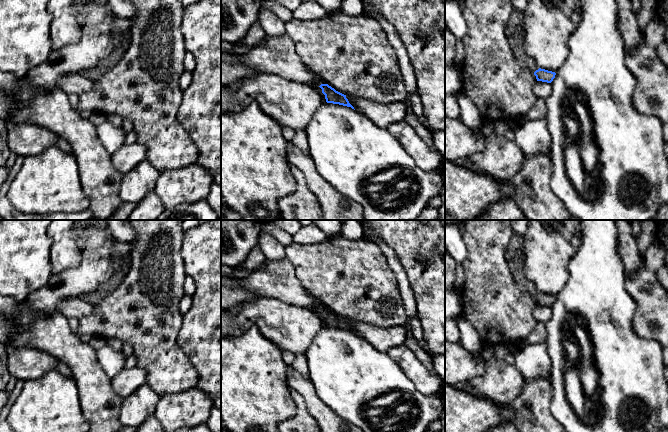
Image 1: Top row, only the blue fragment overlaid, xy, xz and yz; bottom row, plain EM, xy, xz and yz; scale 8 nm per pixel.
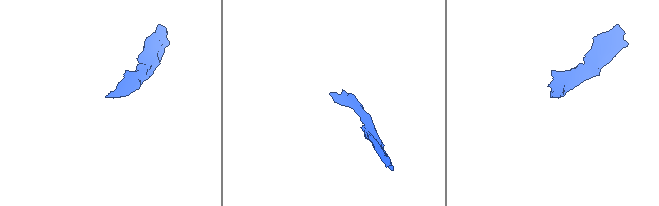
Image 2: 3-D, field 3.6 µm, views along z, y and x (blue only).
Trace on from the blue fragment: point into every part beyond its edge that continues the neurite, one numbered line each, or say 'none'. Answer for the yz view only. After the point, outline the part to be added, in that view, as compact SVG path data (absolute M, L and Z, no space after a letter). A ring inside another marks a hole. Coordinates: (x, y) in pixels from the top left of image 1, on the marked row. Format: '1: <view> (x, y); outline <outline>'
1: yz (515, 31); outline M513 10L506 27L506 37L519 64L534 73L539 67L535 61L525 54L525 27L524 14Z

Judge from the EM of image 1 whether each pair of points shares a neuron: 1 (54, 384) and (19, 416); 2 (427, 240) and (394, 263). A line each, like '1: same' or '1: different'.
1: same
2: different

